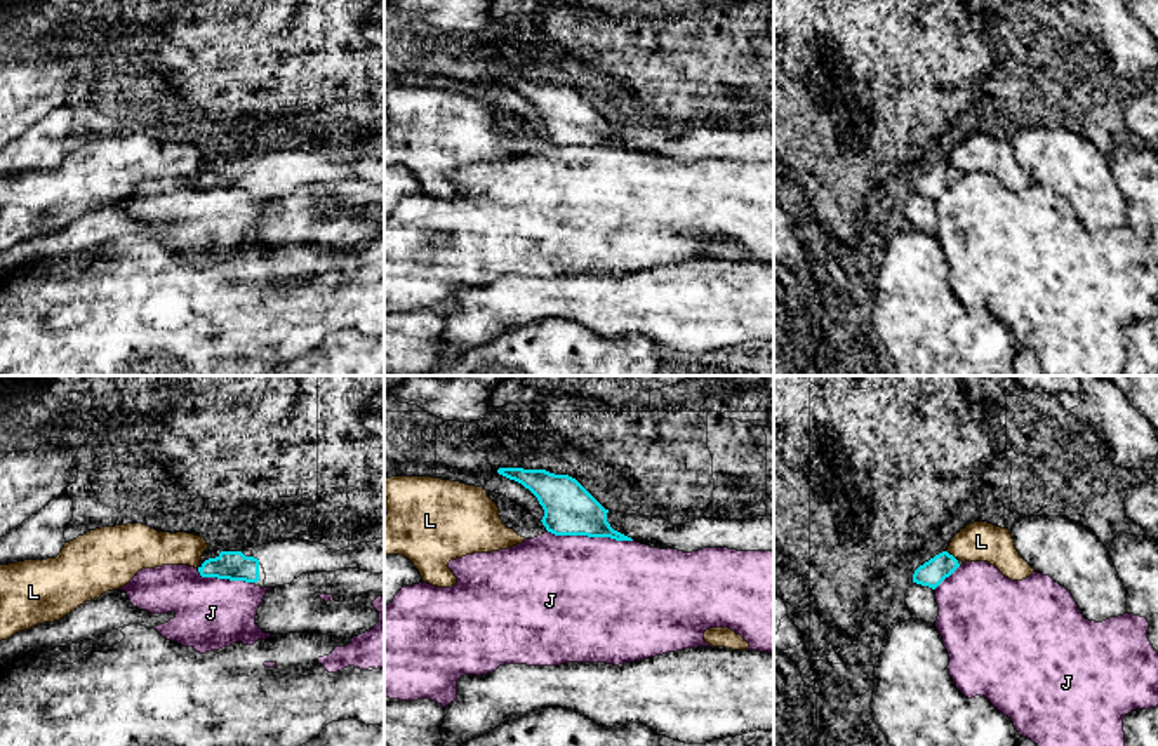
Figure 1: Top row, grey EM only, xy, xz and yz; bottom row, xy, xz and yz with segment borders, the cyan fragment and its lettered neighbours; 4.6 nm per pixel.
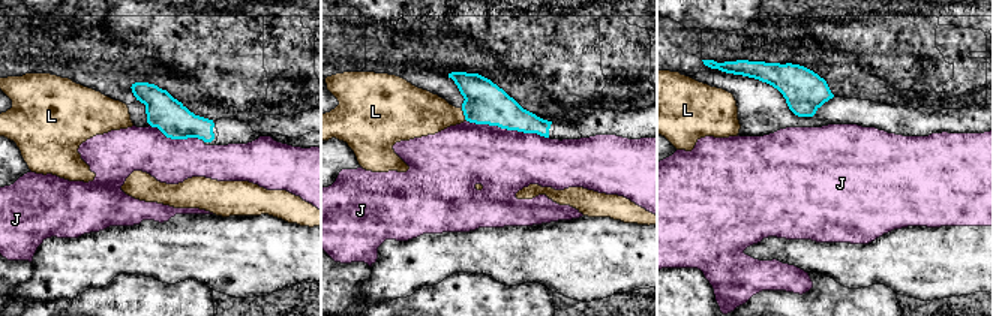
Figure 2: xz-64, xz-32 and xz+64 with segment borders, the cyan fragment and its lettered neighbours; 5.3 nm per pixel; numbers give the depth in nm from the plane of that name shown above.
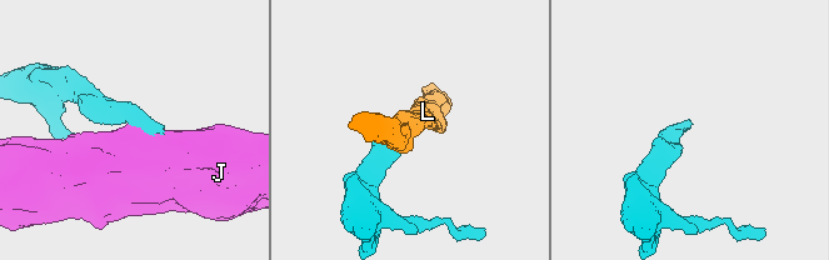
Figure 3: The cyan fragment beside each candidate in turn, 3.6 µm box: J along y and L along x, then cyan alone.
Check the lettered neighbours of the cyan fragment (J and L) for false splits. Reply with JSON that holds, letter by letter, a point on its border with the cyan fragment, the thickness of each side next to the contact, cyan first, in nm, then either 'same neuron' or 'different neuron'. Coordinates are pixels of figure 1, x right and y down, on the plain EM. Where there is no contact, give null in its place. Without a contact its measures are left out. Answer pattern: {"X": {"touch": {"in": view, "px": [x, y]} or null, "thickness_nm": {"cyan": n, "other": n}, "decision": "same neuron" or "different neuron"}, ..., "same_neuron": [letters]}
{"J": {"touch": {"in": "xz", "px": [590, 146]}, "thickness_nm": {"cyan": 240, "other": 500}, "decision": "same neuron"}, "L": {"touch": {"in": "yz", "px": [951, 166]}, "thickness_nm": {"cyan": 120, "other": 190}, "decision": "different neuron"}, "same_neuron": ["J"]}

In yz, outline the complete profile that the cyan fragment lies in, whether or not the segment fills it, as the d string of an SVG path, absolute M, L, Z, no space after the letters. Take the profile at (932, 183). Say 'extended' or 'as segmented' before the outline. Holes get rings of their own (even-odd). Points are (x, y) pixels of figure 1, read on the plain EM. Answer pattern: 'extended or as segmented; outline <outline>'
extended; outline M942 162L920 176L913 184L913 193L928 196L935 202L935 212L939 216L935 238L941 243L942 254L949 264L948 280L956 299L968 310L975 306L986 308L1000 323L1008 327L1019 346L1031 350L1040 358L1045 376L1118 376L1123 370L1123 329L1130 322L1158 316L1158 263L1148 249L1149 233L1146 228L1123 224L1118 228L1109 228L1102 233L1088 231L1083 228L1073 205L1050 186L1033 183L1022 191L1012 191L988 172L965 172L960 176L958 170L948 162Z

